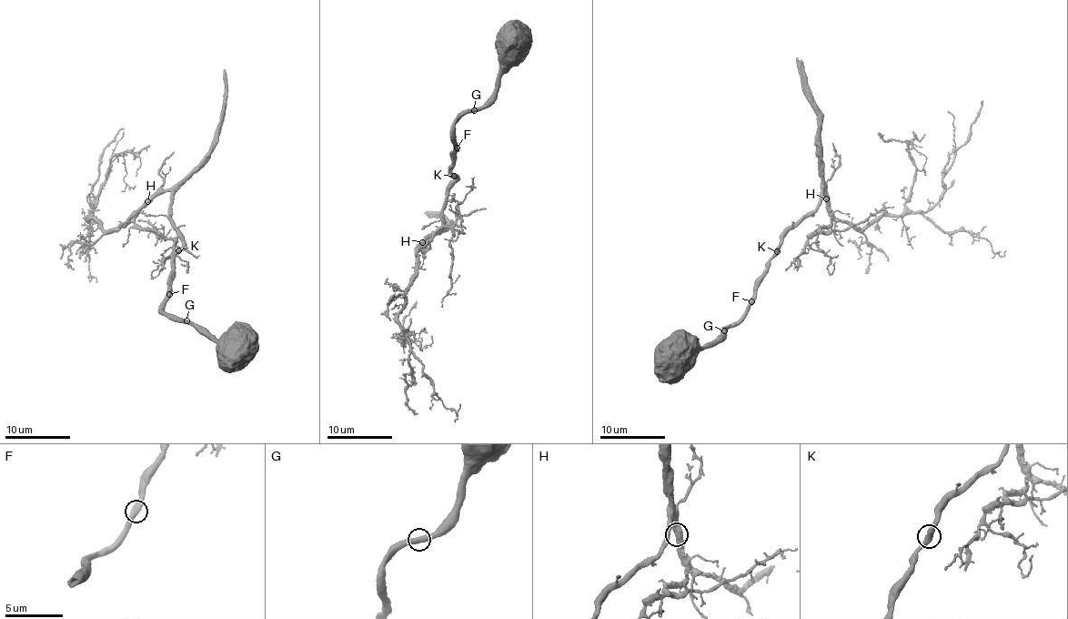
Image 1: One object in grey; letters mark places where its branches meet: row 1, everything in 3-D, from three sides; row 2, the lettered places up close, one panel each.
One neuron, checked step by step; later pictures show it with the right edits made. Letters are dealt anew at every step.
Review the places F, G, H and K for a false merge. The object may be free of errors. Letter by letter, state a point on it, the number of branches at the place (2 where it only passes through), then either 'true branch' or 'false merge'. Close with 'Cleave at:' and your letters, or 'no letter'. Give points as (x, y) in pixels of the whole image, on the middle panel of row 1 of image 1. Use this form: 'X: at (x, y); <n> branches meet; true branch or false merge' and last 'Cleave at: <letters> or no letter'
F: at (457, 147); 2 branches meet; true branch
G: at (474, 110); 2 branches meet; true branch
H: at (422, 242); 2 branches meet; true branch
K: at (454, 176); 2 branches meet; true branch
Cleave at: no letter

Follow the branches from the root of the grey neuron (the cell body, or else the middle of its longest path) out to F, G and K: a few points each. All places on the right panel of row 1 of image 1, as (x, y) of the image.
F: (682, 350), (691, 346), (715, 345), (727, 327), (740, 319), (751, 301)
G: (682, 350), (691, 346), (715, 345), (724, 330)
K: (682, 350), (719, 342), (727, 327), (744, 313), (753, 295), (753, 284), (777, 252)

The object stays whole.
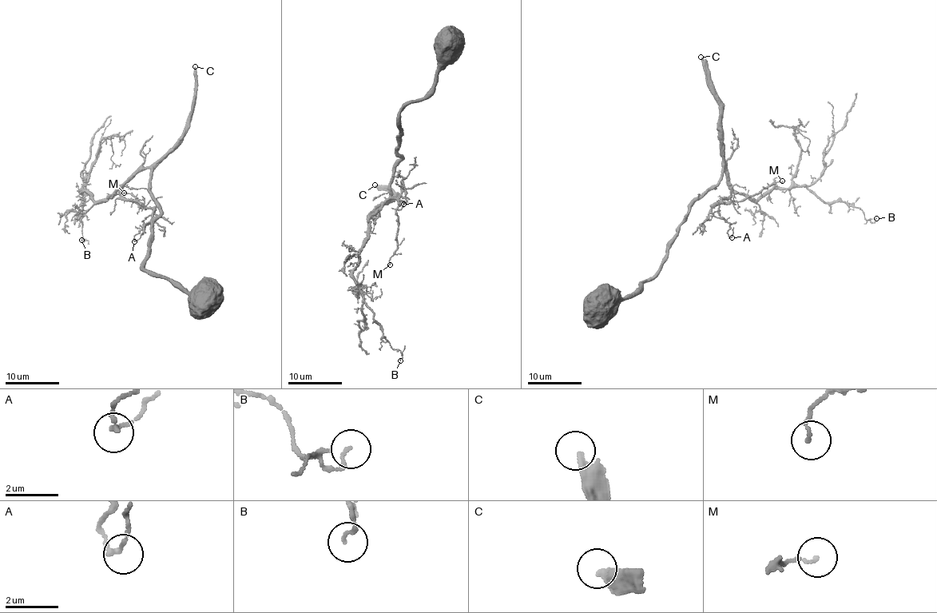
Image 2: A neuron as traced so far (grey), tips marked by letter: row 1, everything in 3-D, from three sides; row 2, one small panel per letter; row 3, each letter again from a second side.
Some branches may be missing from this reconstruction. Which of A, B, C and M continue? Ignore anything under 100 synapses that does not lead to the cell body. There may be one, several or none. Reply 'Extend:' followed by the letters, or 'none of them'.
Extend: C

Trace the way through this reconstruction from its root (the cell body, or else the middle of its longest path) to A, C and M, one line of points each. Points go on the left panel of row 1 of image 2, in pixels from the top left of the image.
A: (203, 294), (181, 291), (143, 267), (159, 213), (148, 189), (148, 168), (120, 192), (152, 210), (134, 241)
C: (203, 294), (181, 291), (143, 267), (159, 213), (148, 189), (152, 165), (173, 146), (188, 121), (195, 66)
M: (203, 294), (181, 291), (143, 267), (159, 213), (150, 169), (120, 192), (144, 208), (124, 193)

